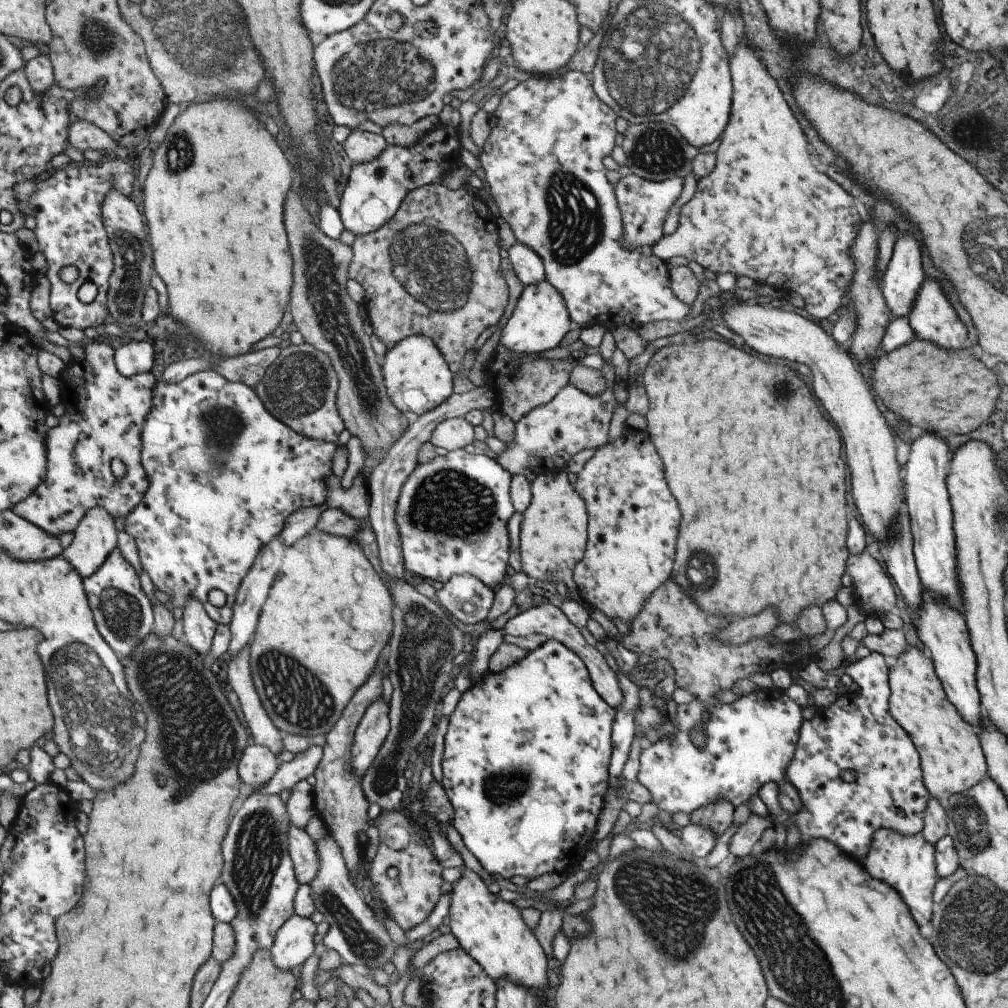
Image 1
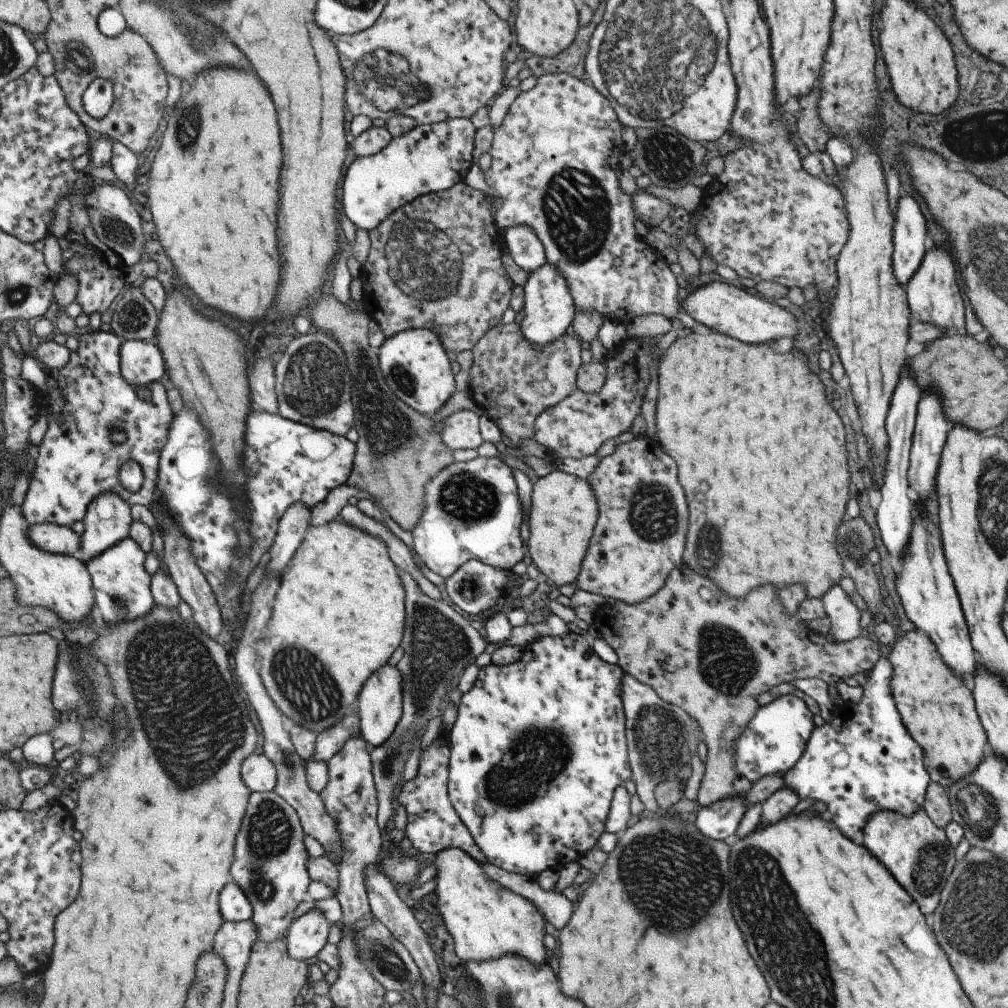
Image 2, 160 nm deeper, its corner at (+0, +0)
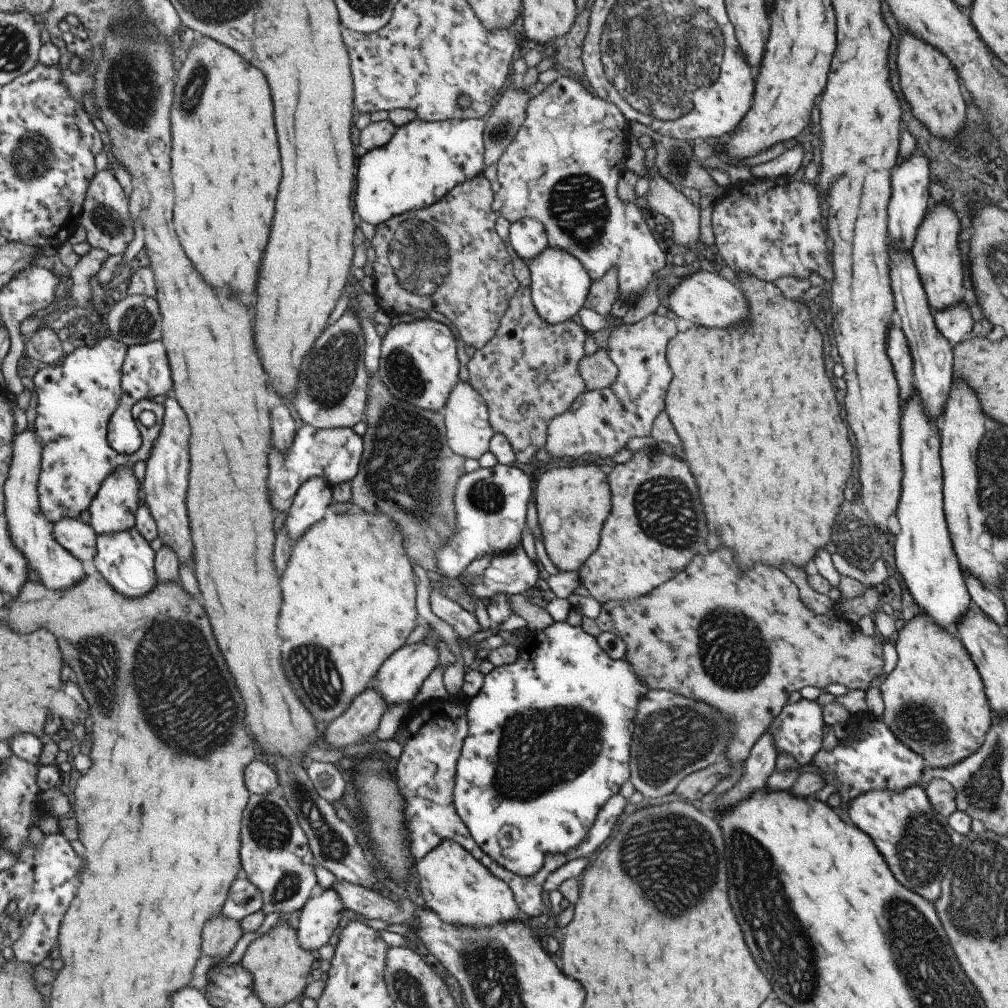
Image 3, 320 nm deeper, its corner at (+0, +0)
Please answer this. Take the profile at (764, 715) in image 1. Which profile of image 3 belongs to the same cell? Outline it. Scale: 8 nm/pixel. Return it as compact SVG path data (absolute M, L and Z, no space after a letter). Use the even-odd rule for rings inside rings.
M800 699L793 704L785 704L771 724L765 728L765 732L771 734L771 740L775 744L775 754L787 754L799 765L808 764L813 754L819 750L823 741L823 720L821 720L821 707L814 701Z

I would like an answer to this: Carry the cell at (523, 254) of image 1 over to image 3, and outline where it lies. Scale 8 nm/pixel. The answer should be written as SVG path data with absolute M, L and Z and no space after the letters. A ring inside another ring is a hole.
M523 218L510 226L511 246L529 262L550 246L546 227L536 219Z

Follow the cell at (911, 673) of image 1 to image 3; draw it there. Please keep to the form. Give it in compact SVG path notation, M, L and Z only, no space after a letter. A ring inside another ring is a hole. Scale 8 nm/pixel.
M913 616L898 631L895 640L895 668L878 687L883 699L883 720L907 748L921 754L926 767L949 768L971 756L983 744L990 727L990 710L983 694L983 684L973 662L954 632L945 632L927 616Z

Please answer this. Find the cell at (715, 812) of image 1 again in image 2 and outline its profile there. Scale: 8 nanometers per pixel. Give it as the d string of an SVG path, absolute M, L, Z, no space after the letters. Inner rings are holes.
M683 566L672 568L663 586L649 598L634 605L604 602L595 610L594 616L600 638L614 650L616 663L624 674L650 686L661 700L682 708L698 722L707 751L703 777L696 794L701 807L733 794L731 784L737 775L734 771L734 743L760 707L755 701L759 694L769 692L781 682L797 678L820 678L827 685L845 682L853 674L867 673L881 658L877 642L866 634L859 634L848 641L836 641L829 633L821 636L821 633L811 632L796 613L788 615L784 611L777 590L771 588L771 584L753 588L751 596L735 600L731 596L723 596L711 580L693 574Z

